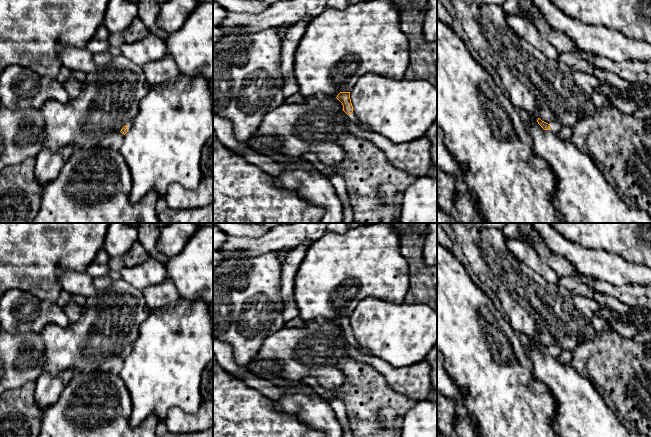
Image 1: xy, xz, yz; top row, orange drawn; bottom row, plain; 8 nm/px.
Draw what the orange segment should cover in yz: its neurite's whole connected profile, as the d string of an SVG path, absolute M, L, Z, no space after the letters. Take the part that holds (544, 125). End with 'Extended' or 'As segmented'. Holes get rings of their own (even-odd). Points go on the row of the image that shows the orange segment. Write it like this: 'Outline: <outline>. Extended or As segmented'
Outline: M538 118L537 122L544 130L551 130L553 132L558 132L562 127L559 123L548 124L542 121L540 118Z. Extended

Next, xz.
Outline: M340 92L336 98L342 103L343 111L347 114L347 118L350 121L354 122L360 129L370 131L357 120L355 114L353 113L353 106L350 99L350 92Z. Extended

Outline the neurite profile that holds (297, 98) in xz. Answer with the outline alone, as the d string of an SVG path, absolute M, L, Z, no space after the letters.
M299 92L285 99L286 103L304 104L307 99L304 98Z

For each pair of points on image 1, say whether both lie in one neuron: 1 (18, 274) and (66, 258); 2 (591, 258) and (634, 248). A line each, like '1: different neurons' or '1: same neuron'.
1: same neuron
2: different neurons

